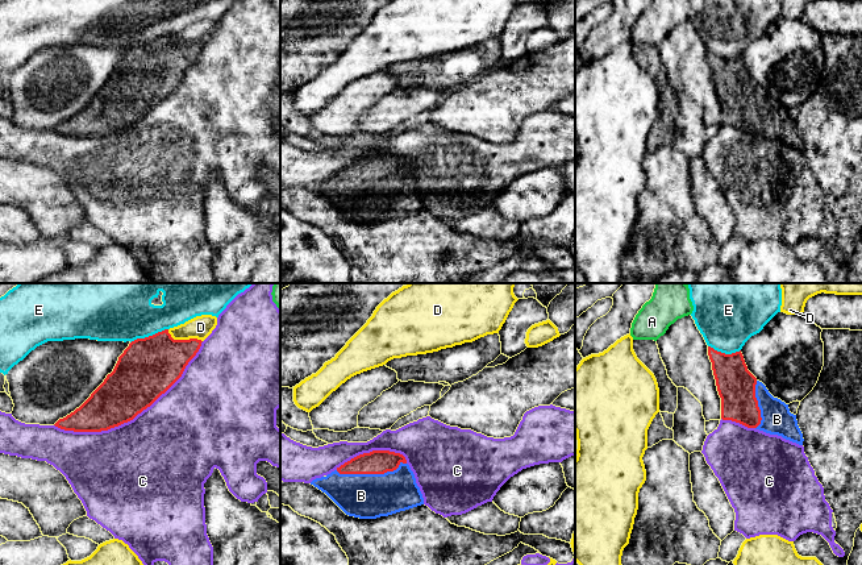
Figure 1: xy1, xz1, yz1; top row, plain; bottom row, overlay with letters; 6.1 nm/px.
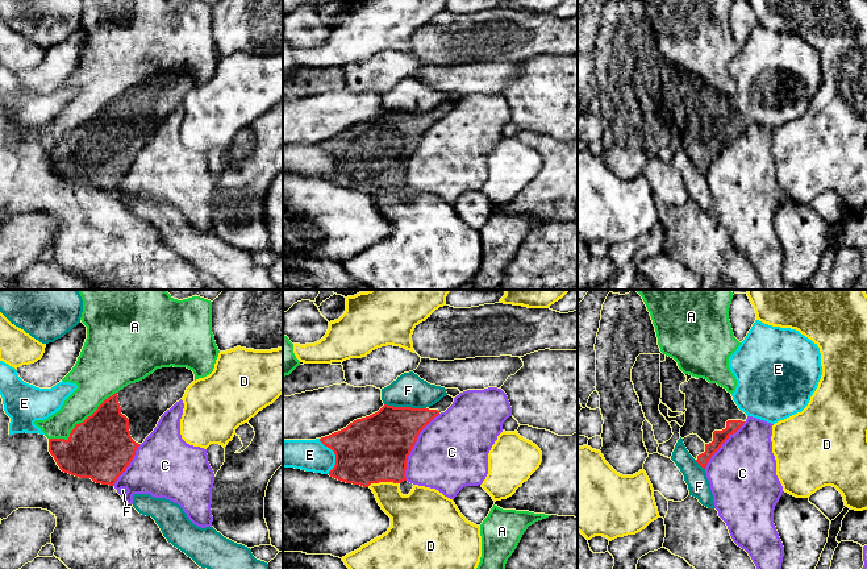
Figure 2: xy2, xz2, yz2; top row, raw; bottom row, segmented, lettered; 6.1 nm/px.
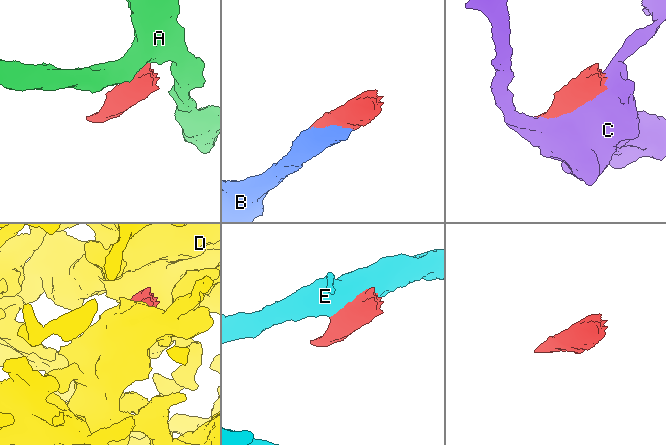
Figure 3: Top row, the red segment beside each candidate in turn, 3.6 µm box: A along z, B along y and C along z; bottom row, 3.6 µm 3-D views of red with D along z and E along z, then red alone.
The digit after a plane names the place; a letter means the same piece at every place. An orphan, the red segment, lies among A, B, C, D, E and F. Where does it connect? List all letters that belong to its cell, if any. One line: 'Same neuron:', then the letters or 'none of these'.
Same neuron: B

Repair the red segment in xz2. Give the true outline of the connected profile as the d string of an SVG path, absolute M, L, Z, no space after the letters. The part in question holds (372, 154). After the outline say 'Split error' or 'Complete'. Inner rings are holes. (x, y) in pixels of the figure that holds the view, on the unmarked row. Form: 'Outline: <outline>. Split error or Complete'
Outline: M450 100L426 113L393 112L384 109L378 117L357 124L346 133L321 142L320 146L335 159L335 170L329 180L353 190L368 192L371 188L407 186L405 175L420 137L454 107Z. Split error

